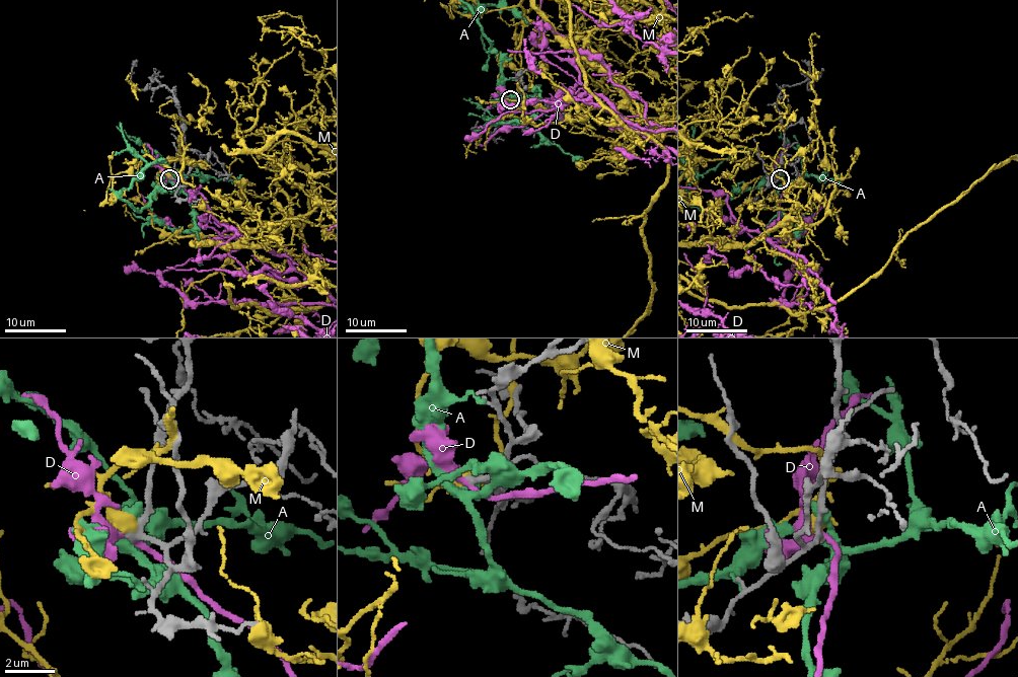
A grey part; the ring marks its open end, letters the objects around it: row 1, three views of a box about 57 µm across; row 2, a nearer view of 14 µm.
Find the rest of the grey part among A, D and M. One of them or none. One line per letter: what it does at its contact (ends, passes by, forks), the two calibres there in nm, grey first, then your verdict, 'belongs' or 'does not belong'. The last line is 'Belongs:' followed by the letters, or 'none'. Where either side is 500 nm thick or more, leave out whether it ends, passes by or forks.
A: it ends | 280/480 nm | does not belong
D: it passes by | 240/300 nm | does not belong
M: 280/550 nm | does not belong
Belongs: none

